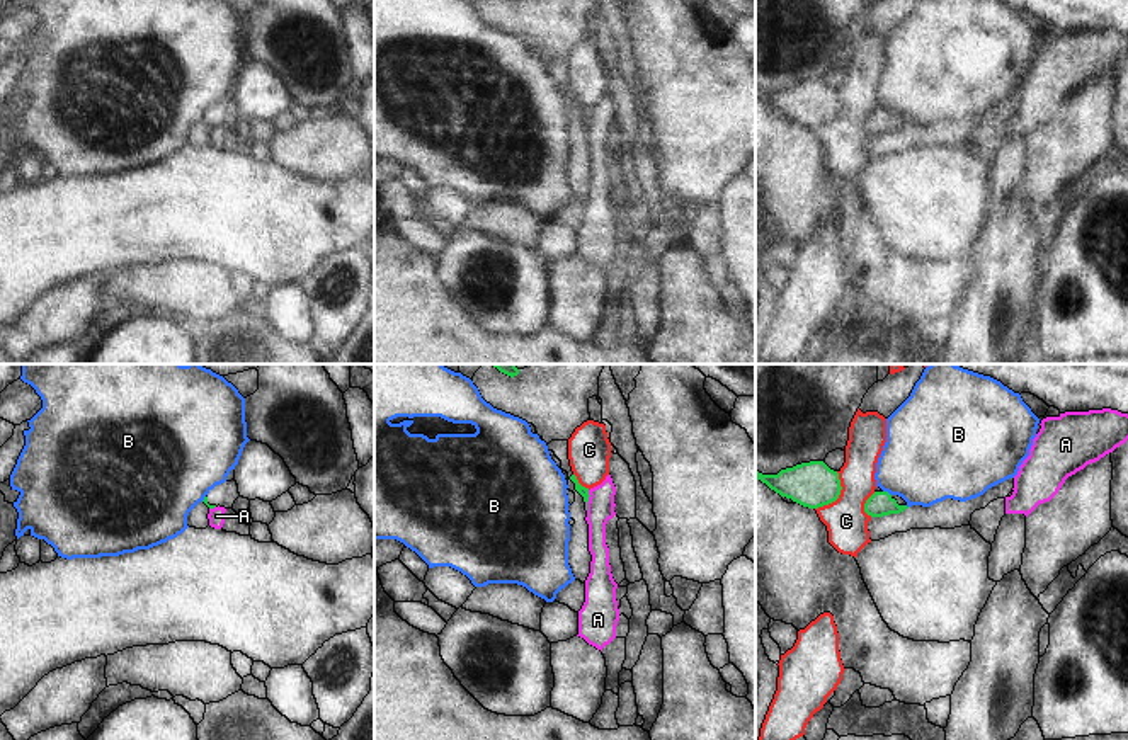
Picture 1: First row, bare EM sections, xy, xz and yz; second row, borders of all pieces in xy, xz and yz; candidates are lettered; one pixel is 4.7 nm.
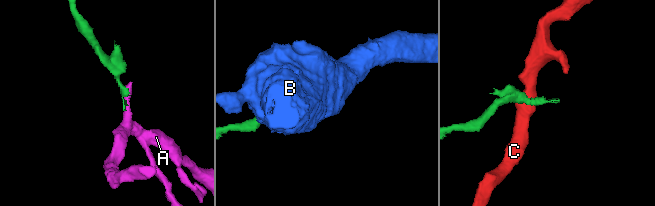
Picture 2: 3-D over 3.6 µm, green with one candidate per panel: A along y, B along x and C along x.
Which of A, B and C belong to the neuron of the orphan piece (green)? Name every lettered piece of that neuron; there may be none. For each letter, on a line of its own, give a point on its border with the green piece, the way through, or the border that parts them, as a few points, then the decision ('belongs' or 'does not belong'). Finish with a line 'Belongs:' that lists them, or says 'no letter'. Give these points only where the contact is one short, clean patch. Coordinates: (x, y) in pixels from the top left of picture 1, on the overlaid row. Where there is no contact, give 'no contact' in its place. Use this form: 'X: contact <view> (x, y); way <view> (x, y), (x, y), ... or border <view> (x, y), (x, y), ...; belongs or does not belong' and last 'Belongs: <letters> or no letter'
A: contact xz (587, 500); border xz (589, 490), (586, 509); does not belong
B: contact yz (887, 492); does not belong
C: contact yz (839, 494); border yz (837, 472), (841, 494), (815, 509); does not belong
Belongs: no letter

